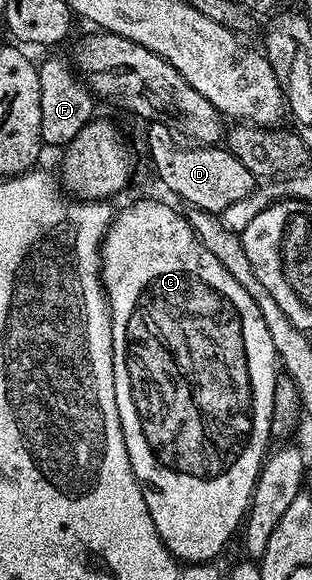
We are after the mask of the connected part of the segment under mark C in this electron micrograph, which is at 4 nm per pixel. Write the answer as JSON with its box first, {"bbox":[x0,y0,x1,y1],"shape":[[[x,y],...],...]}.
{"bbox":[101,202,277,564],"shape":[[[135,202],[114,215],[110,229],[103,238],[101,247],[101,277],[103,290],[107,294],[107,307],[111,309],[111,331],[113,332],[113,388],[117,400],[117,412],[121,420],[121,432],[125,448],[129,452],[129,464],[143,490],[143,499],[153,516],[153,524],[161,536],[163,546],[183,564],[192,562],[211,562],[227,546],[231,537],[236,537],[251,505],[255,481],[259,479],[259,467],[268,453],[267,441],[272,441],[271,409],[274,400],[274,382],[277,377],[277,359],[273,340],[269,340],[269,328],[261,320],[261,308],[225,272],[225,264],[201,244],[182,213],[178,214],[171,206],[163,202]]]}

